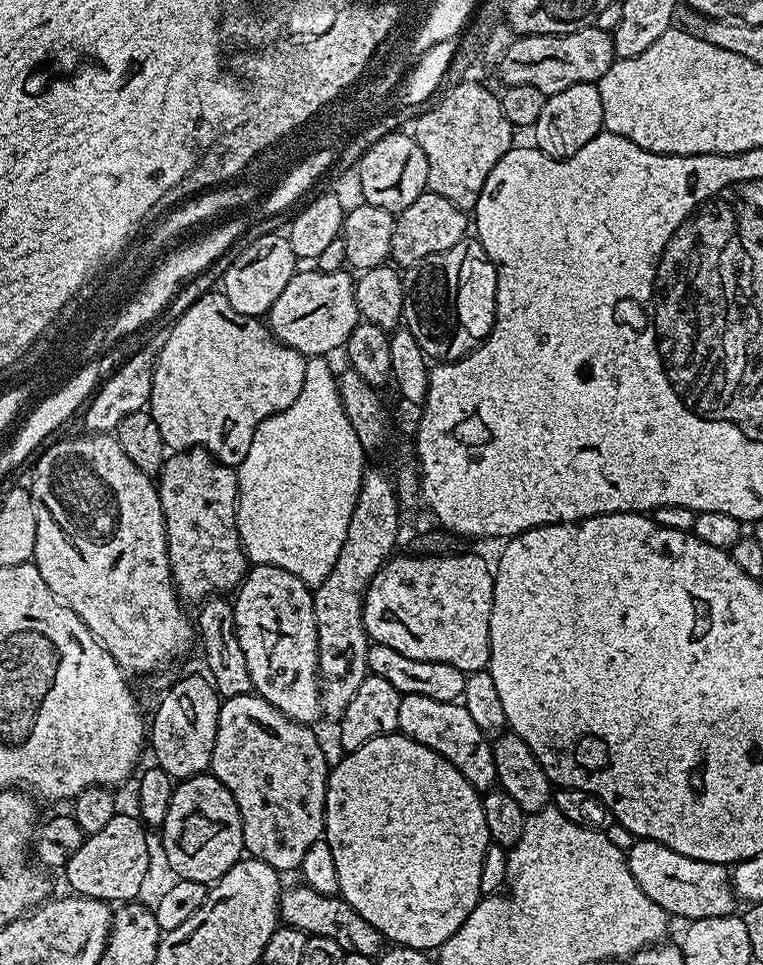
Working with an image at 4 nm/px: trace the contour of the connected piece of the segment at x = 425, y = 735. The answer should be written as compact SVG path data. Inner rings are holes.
M422 694L401 695L398 732L446 758L446 762L450 762L450 766L454 766L454 770L458 770L477 792L483 794L497 787L492 740L478 730L474 718L466 714L463 703L438 702L438 698L426 698Z

